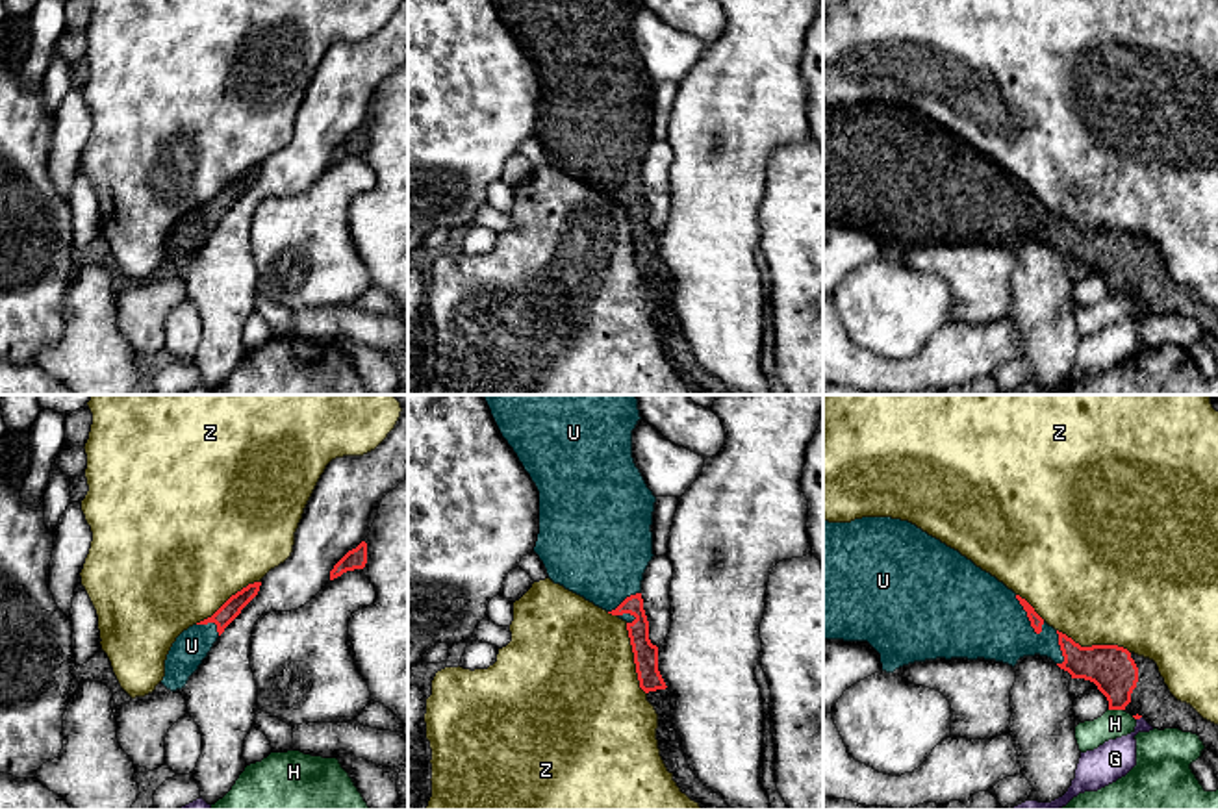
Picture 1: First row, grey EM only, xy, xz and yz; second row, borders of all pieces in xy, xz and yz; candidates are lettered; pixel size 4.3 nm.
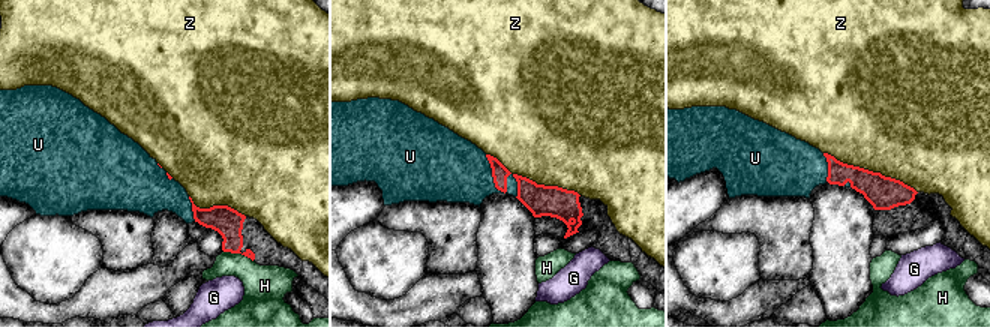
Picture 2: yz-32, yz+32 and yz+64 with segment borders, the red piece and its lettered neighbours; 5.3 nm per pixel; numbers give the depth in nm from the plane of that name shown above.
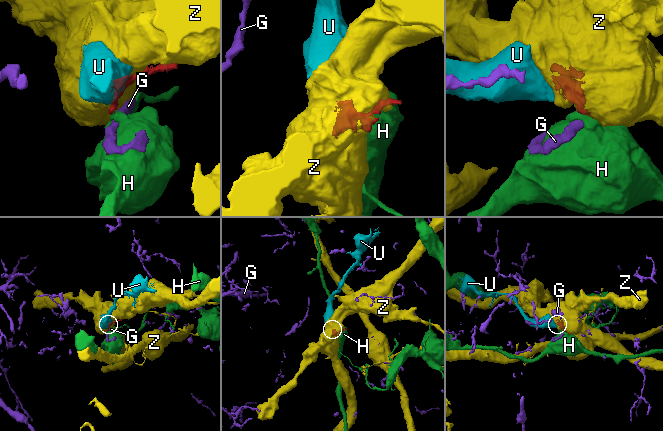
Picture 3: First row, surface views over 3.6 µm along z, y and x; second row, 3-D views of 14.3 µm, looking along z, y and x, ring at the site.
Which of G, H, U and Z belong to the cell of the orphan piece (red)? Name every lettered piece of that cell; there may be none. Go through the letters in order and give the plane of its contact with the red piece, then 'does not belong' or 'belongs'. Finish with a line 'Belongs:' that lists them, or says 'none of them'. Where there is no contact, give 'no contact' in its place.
G: yz | does not belong
H: yz | does not belong
U: yz | belongs
Z: yz | does not belong
Belongs: U

